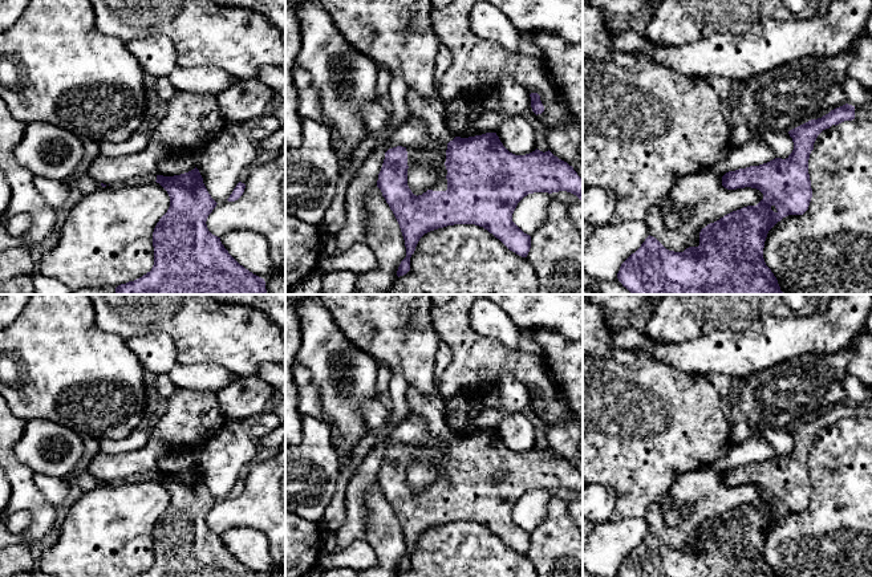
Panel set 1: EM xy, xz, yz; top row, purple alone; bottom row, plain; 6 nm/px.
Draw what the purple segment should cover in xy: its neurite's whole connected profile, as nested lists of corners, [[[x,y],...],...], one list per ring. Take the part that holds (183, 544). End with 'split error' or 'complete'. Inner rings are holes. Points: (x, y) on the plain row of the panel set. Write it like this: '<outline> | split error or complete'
[[[199,467],[163,474],[146,471],[123,478],[119,483],[159,480],[170,493],[170,504],[153,529],[154,562],[137,577],[264,577],[240,562],[224,545],[220,535],[207,525],[207,515],[216,504],[208,491]]] | split error

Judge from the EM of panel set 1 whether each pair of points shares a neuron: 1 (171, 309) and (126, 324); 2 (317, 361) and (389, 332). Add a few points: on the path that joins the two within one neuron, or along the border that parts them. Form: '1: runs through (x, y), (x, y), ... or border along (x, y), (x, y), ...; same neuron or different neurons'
1: runs through (161, 309), (141, 309), (137, 313); same neuron
2: border along (335, 321), (356, 346), (378, 364); different neurons

